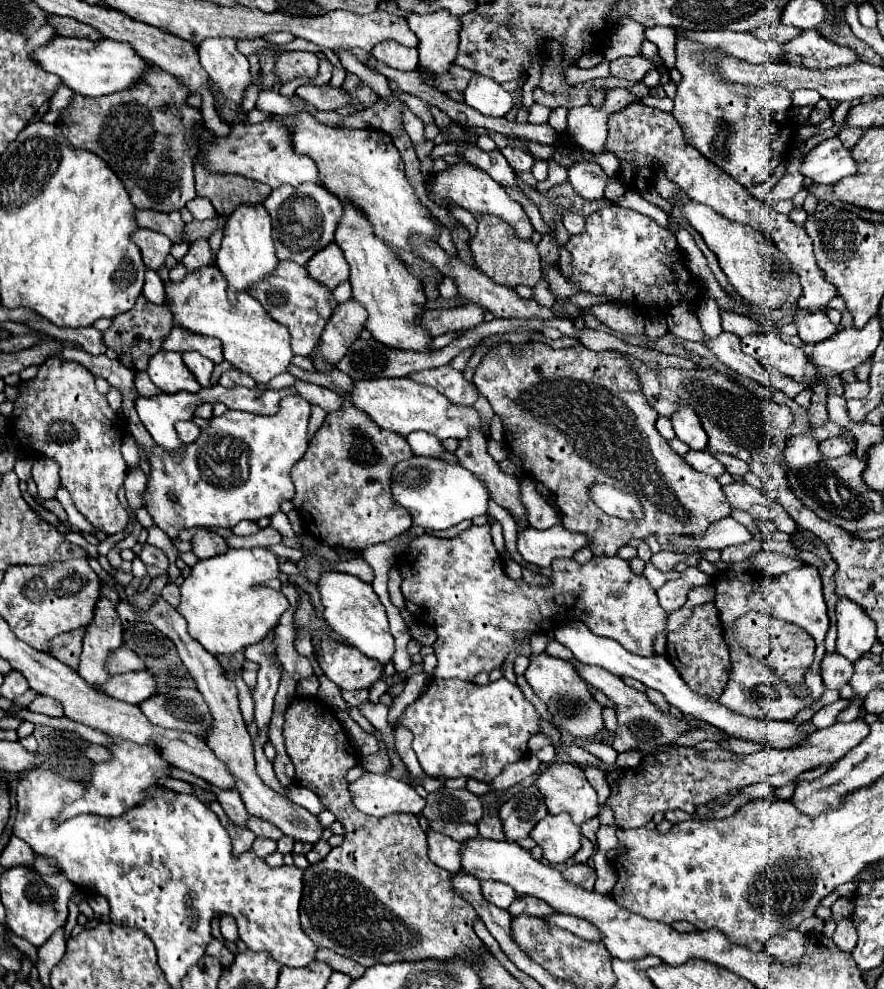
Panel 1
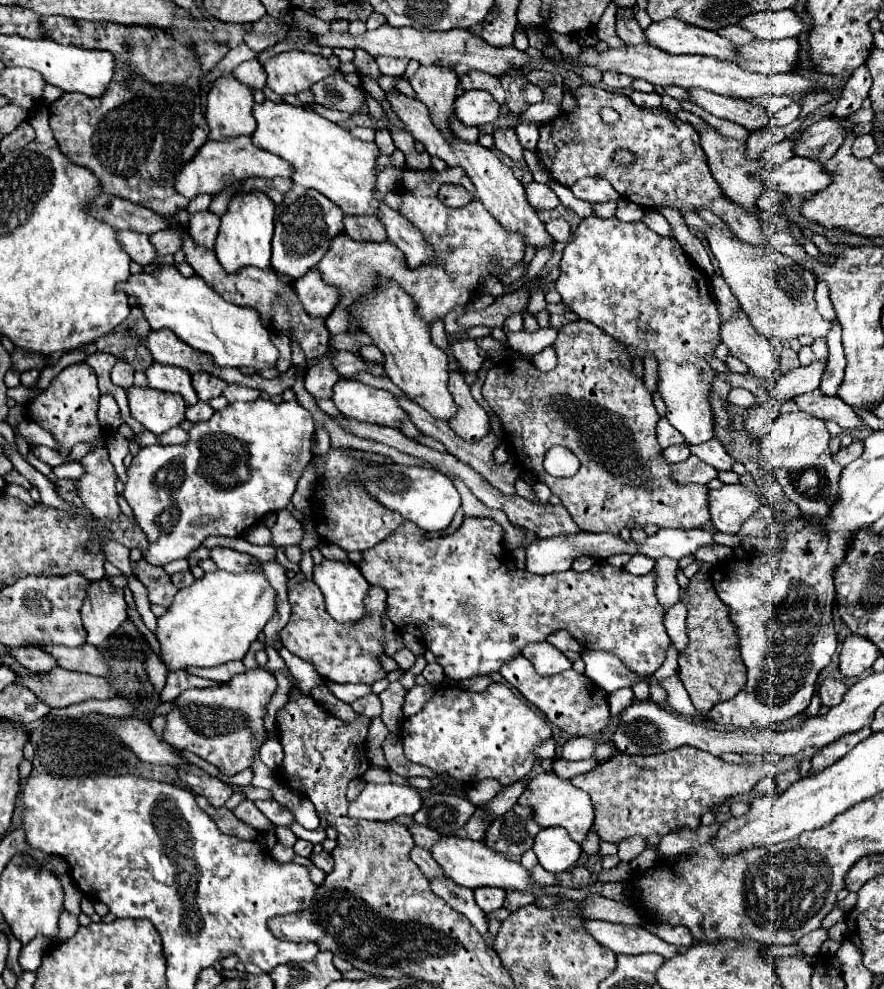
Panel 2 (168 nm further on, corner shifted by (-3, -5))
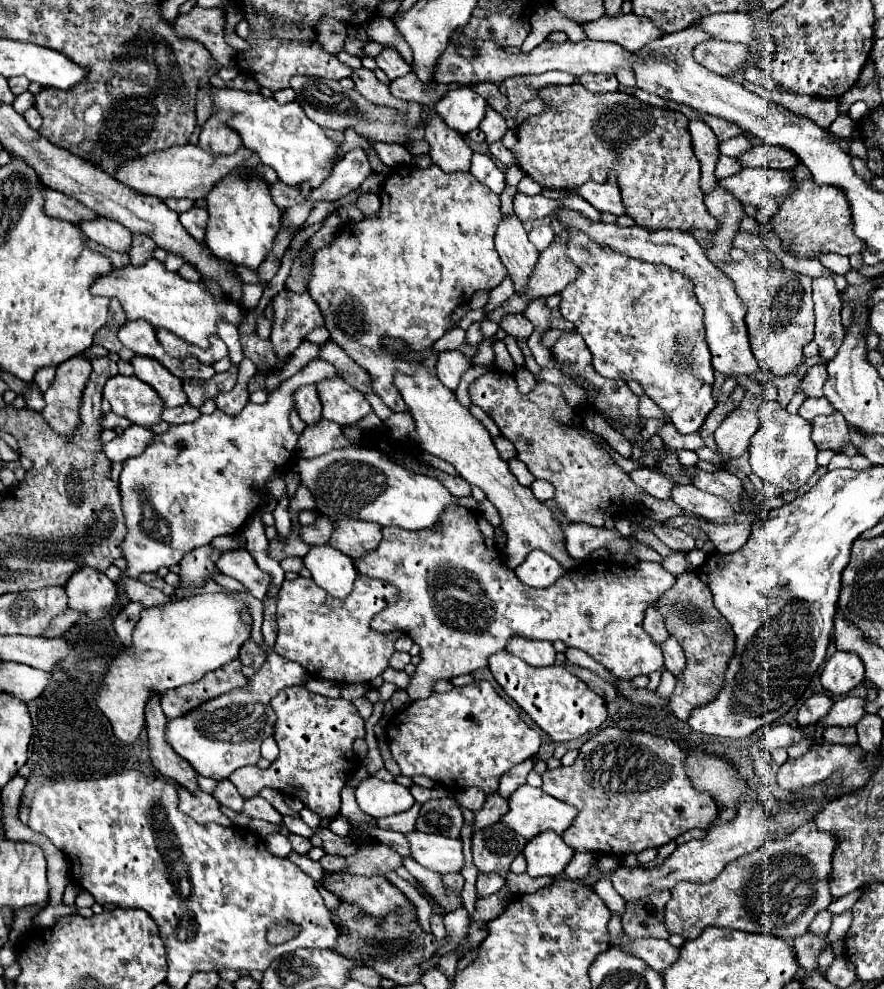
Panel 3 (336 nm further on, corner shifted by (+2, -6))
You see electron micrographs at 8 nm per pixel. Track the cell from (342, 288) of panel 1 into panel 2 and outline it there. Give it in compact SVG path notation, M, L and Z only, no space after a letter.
M336 305L334 311L328 315L326 319L326 327L330 331L330 335L338 335L338 333L346 333L350 327L350 319L348 319L348 311L342 305Z

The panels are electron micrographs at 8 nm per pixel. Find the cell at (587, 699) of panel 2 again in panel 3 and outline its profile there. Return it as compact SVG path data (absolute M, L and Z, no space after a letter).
M501 650L495 652L495 656L489 656L489 670L499 686L505 690L505 694L515 700L553 742L581 738L589 732L599 730L601 724L607 720L607 708L603 698L589 690L583 680L569 674L563 666L535 668L519 656Z

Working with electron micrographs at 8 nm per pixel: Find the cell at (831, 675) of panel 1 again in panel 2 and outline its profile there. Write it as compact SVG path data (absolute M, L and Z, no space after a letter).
M824 679L822 685L820 685L820 699L822 699L822 705L826 707L834 707L842 701L844 693L848 691L848 685L842 683L840 679Z

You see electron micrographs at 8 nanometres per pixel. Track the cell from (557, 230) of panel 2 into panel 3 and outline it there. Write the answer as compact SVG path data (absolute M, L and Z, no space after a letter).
M539 224L539 226L535 226L527 236L529 236L531 244L535 244L535 248L537 248L539 252L543 252L543 250L553 242L553 238L555 238L551 226L547 226L547 224Z

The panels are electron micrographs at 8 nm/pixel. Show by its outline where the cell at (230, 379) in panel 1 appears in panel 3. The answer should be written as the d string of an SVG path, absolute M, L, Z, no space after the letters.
M237 384L231 392L223 392L223 394L219 394L215 398L217 408L221 412L229 414L229 416L237 416L247 402L249 402L249 392L247 392L247 388L243 384Z

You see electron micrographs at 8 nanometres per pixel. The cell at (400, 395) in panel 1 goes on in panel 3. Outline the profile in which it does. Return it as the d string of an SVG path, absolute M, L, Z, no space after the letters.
M341 376L317 382L317 394L323 406L323 418L337 422L339 426L355 424L371 412L363 394L351 388L351 384L347 384Z

